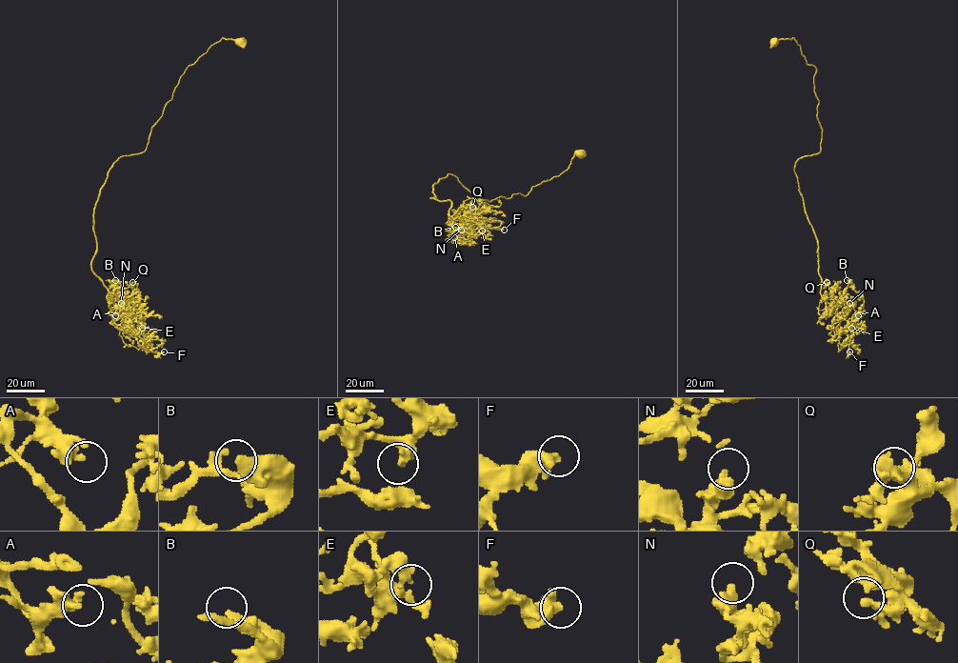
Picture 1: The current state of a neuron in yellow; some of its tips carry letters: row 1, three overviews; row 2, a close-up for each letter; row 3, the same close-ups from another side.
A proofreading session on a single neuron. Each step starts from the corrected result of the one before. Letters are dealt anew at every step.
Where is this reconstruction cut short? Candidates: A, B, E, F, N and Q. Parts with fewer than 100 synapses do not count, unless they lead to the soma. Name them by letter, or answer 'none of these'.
B

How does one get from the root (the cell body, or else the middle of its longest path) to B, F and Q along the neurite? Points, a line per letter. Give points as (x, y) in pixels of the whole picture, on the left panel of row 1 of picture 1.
B: (241, 41), (222, 38), (189, 65), (147, 148), (109, 170), (94, 210), (91, 263), (109, 307), (115, 280)
F: (241, 41), (222, 38), (187, 68), (147, 148), (115, 162), (94, 210), (91, 271), (113, 321), (164, 351)
Q: (241, 41), (222, 38), (189, 65), (147, 148), (109, 170), (91, 271), (114, 313), (132, 282)

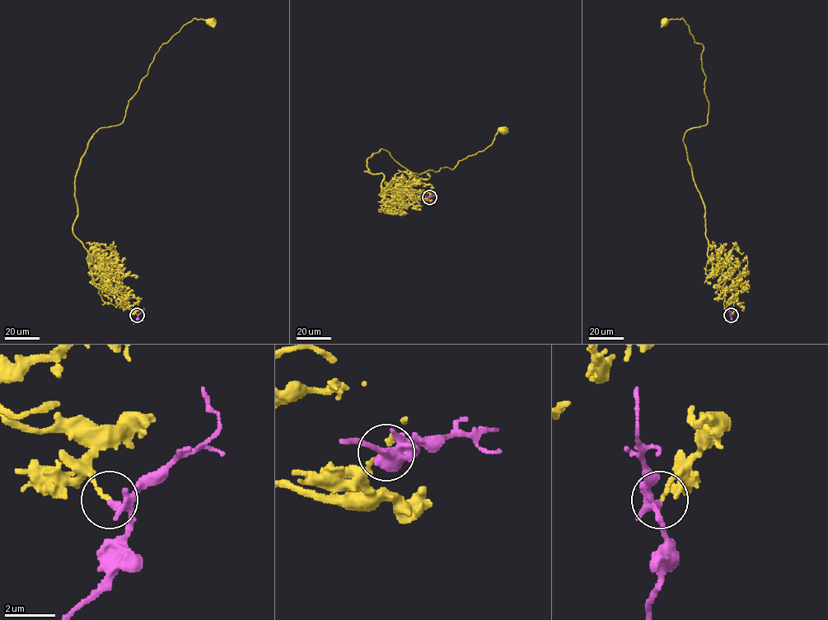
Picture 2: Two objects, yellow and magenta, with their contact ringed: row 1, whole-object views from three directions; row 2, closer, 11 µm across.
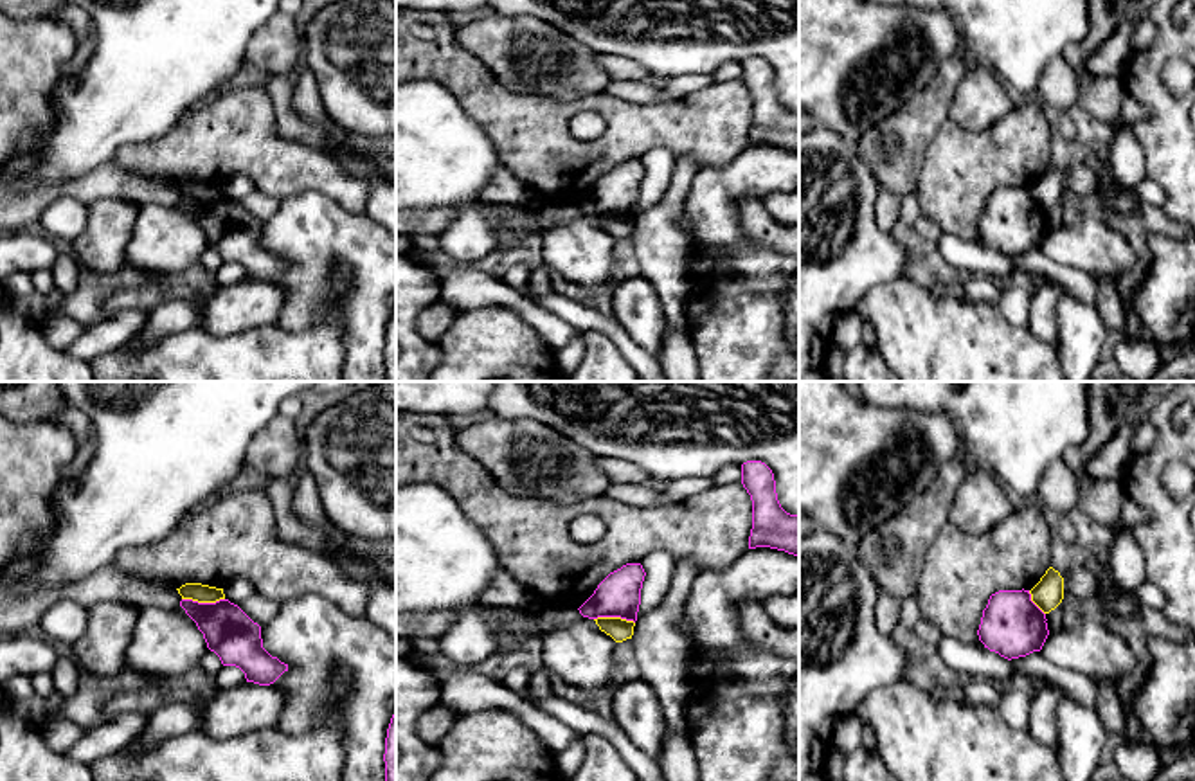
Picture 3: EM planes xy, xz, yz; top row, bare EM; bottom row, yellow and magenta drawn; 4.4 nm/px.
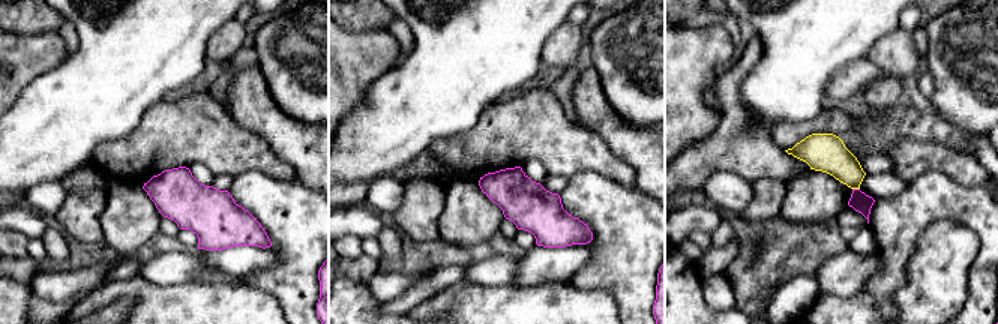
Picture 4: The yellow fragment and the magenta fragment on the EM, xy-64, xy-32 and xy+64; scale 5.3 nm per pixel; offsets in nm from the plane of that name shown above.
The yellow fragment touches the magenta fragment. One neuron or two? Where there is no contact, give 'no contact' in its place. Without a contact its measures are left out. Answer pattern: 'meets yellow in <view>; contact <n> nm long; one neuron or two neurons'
meets yellow in xy; contact 190 nm long; two neurons

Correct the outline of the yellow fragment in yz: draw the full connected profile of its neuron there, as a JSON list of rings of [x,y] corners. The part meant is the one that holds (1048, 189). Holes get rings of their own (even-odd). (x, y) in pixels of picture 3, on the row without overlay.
[[[1049,164],[1040,178],[1029,187],[1031,198],[1044,209],[1049,211],[1064,196],[1064,175],[1058,167]]]

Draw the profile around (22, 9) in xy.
[[[0,0],[0,13],[16,20],[58,16],[68,0]]]

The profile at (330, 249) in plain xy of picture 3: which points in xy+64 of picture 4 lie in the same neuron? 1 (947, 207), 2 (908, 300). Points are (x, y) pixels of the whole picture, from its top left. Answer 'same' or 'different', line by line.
1: same
2: different

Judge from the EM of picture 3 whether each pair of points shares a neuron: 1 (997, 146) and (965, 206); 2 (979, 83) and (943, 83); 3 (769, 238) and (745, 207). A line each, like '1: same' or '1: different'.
1: same
2: different
3: same

